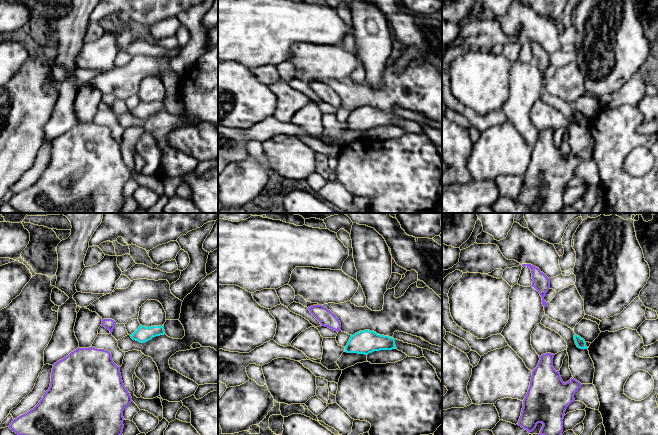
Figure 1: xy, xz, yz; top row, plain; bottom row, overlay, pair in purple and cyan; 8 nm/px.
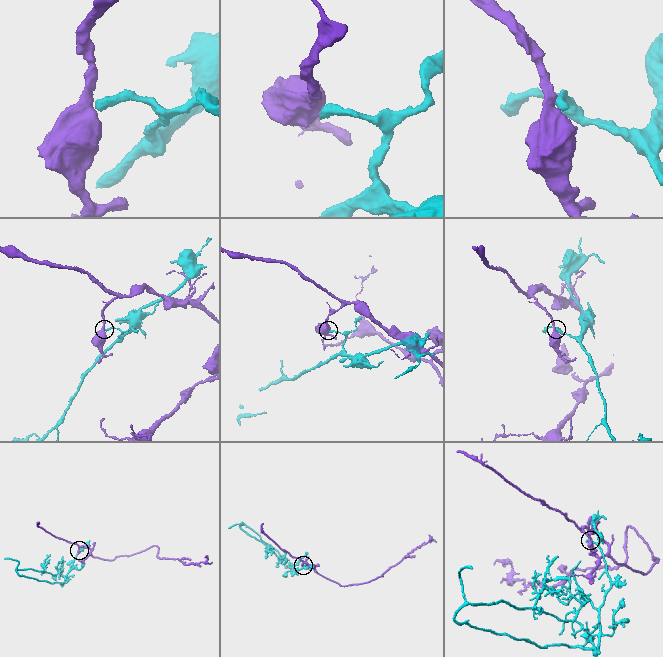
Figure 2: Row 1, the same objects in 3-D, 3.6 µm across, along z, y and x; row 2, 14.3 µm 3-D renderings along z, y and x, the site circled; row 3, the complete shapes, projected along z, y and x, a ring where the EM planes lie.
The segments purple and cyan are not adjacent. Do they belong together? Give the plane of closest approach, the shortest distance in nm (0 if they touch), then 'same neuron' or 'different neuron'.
nearest in xz; 100 nm apart; different neuron

